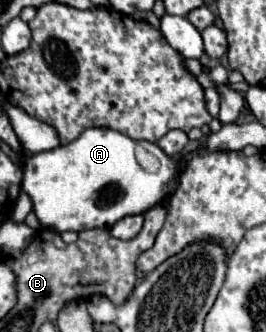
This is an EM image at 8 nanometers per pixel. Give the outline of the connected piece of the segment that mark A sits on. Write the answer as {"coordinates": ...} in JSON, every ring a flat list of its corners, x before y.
{"coordinates":[[87,128,77,140,73,140,65,146,57,146,47,152,33,154,29,158,29,162,25,162,25,166,23,166,21,190,25,194,29,194,33,212,35,212,41,228,49,228,55,232,67,232,67,230,81,232,81,230,89,230,89,228,109,230,121,218,133,216,133,214,145,214,149,208,165,202,173,194,173,188,177,184,177,176,183,168,181,160,167,156,157,144,145,142,143,148,149,154,157,156,157,160,159,160,159,170,155,174,149,174,139,166,139,162,135,158,135,148,137,148,137,142,117,130]]}

